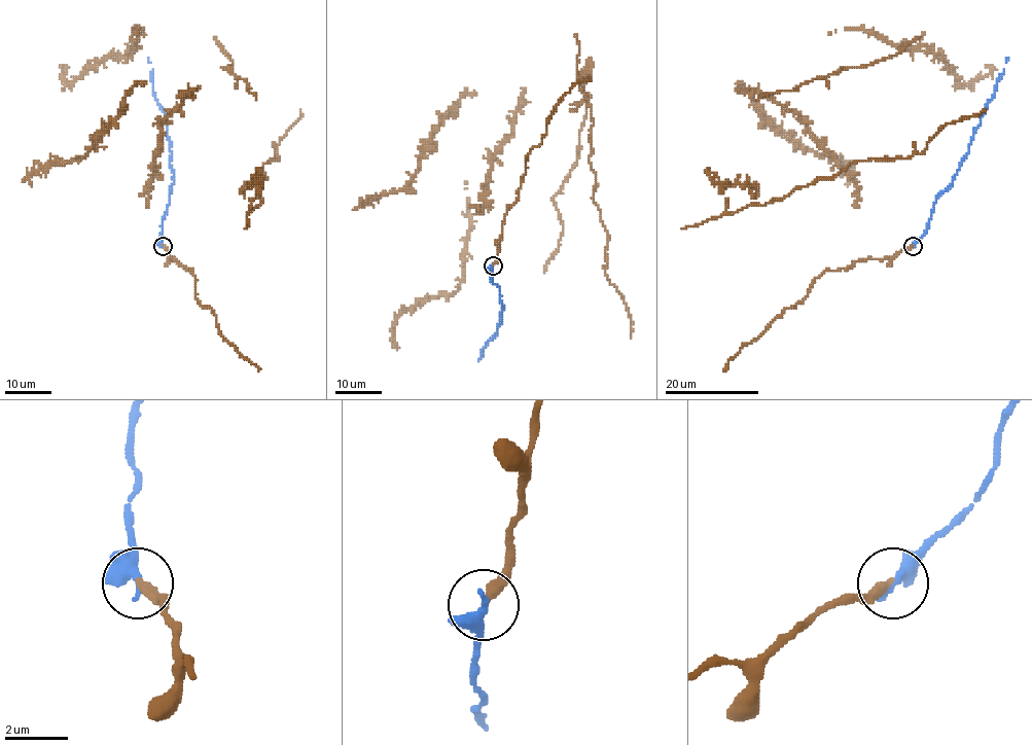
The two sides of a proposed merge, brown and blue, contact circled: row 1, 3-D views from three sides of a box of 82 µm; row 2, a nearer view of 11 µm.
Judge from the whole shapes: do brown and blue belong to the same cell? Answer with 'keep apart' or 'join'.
join

